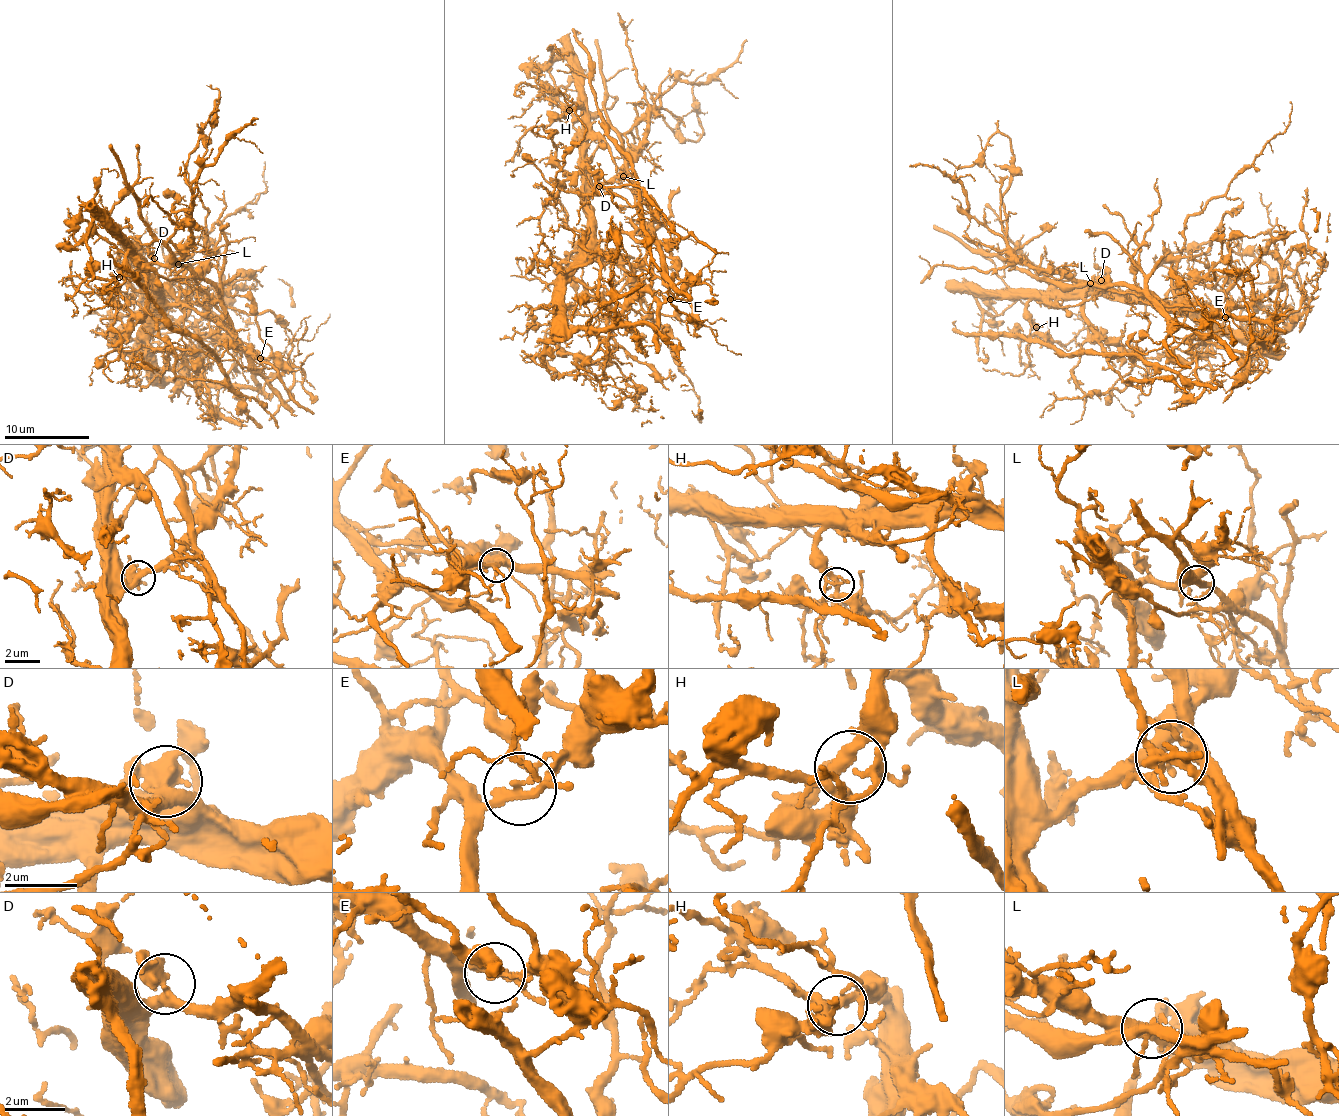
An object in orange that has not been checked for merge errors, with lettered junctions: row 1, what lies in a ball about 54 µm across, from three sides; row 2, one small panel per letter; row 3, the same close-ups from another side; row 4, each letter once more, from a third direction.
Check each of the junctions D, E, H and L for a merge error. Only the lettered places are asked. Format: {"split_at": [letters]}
{"split_at": ["E", "L"]}

